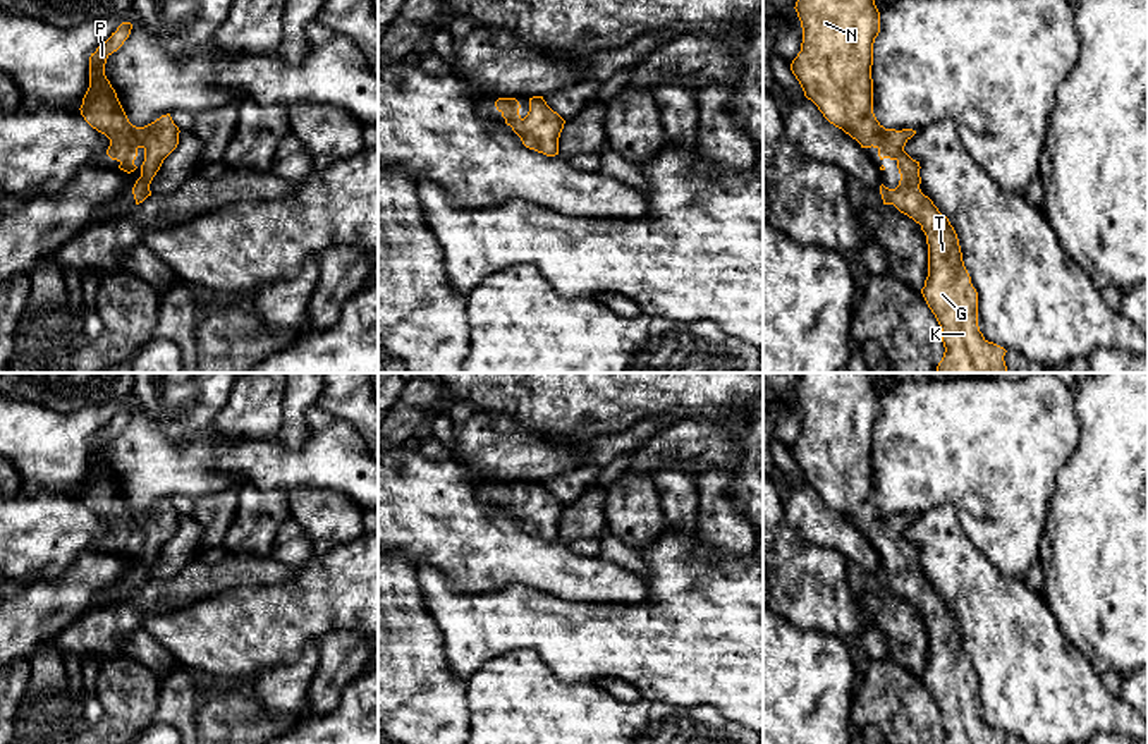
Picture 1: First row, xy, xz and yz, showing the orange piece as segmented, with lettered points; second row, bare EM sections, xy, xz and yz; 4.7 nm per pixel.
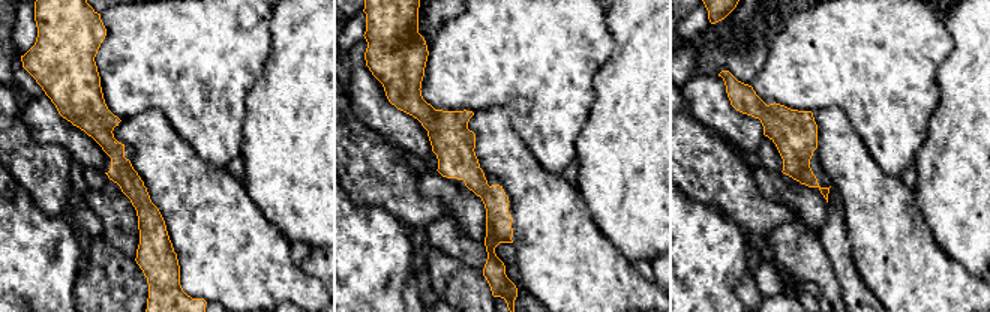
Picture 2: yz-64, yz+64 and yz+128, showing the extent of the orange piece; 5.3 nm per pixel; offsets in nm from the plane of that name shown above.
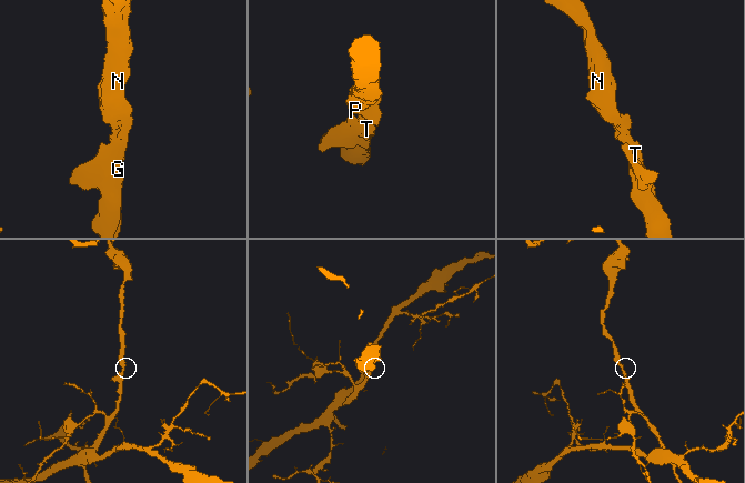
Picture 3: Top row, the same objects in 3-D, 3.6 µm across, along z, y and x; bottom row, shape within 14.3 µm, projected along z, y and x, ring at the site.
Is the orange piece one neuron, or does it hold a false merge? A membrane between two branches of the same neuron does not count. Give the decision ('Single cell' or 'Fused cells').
Single cell

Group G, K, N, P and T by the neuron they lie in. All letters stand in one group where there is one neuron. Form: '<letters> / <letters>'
G K N P T

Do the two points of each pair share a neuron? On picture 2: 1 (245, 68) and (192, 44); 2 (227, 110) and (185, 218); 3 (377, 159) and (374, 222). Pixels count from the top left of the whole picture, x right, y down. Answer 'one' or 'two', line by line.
1: one
2: two
3: two

